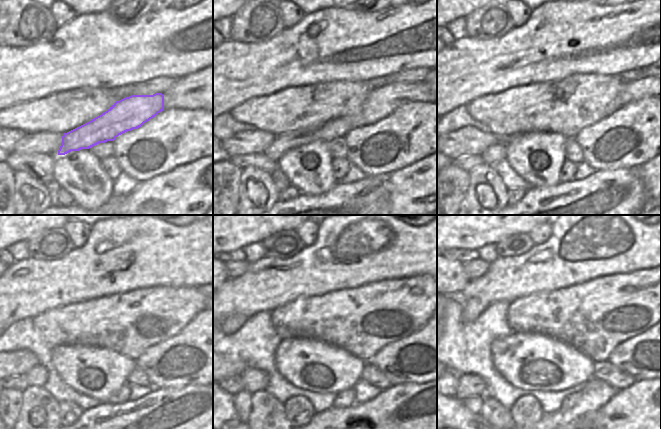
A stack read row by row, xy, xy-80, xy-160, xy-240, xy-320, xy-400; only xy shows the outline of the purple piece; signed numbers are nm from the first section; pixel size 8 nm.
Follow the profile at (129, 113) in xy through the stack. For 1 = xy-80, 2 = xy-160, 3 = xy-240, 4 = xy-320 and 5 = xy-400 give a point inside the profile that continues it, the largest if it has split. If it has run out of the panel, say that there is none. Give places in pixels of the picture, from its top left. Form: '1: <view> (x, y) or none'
1: xy-80 (380, 102)
2: xy-160 (640, 89)
3: xy-240 (37, 376)
4: xy-320 (254, 380)
5: xy-400 (469, 385)

